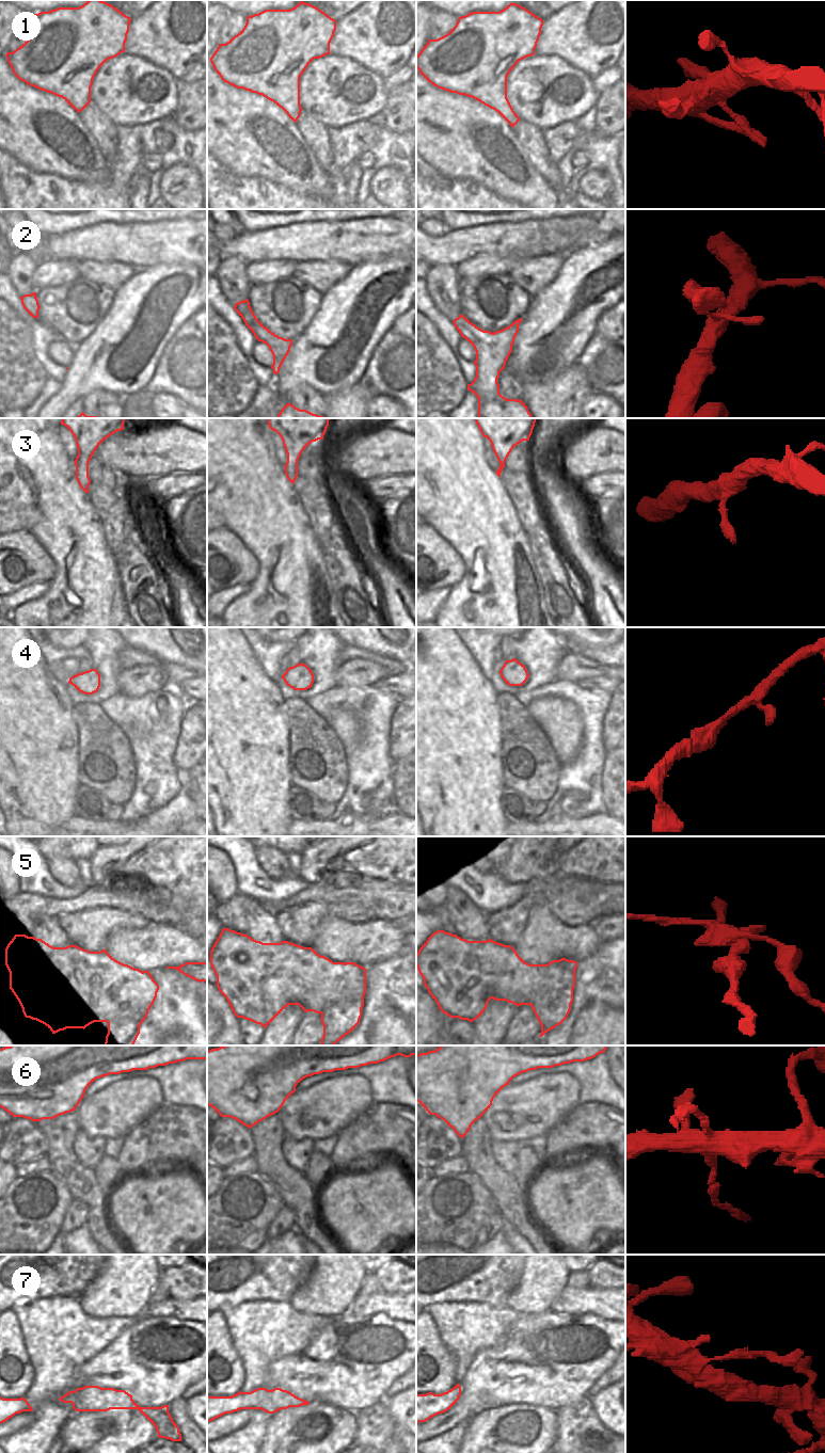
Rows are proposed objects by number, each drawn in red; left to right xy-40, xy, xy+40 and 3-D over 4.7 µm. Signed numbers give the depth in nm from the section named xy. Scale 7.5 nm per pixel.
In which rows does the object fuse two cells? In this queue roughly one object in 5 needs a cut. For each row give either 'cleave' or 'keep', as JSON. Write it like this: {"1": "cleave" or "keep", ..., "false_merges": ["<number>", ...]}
{"1": "keep", "2": "keep", "3": "keep", "4": "keep", "5": "cleave", "6": "cleave", "7": "keep", "false_merges": ["5", "6"]}

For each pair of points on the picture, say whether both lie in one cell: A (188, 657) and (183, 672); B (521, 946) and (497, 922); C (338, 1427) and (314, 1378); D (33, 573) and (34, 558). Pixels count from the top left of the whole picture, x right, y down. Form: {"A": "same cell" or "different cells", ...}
{"A": "different cells", "B": "different cells", "C": "different cells", "D": "same cell"}

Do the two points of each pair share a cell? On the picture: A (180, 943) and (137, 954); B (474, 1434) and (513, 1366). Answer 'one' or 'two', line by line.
A: one
B: two

